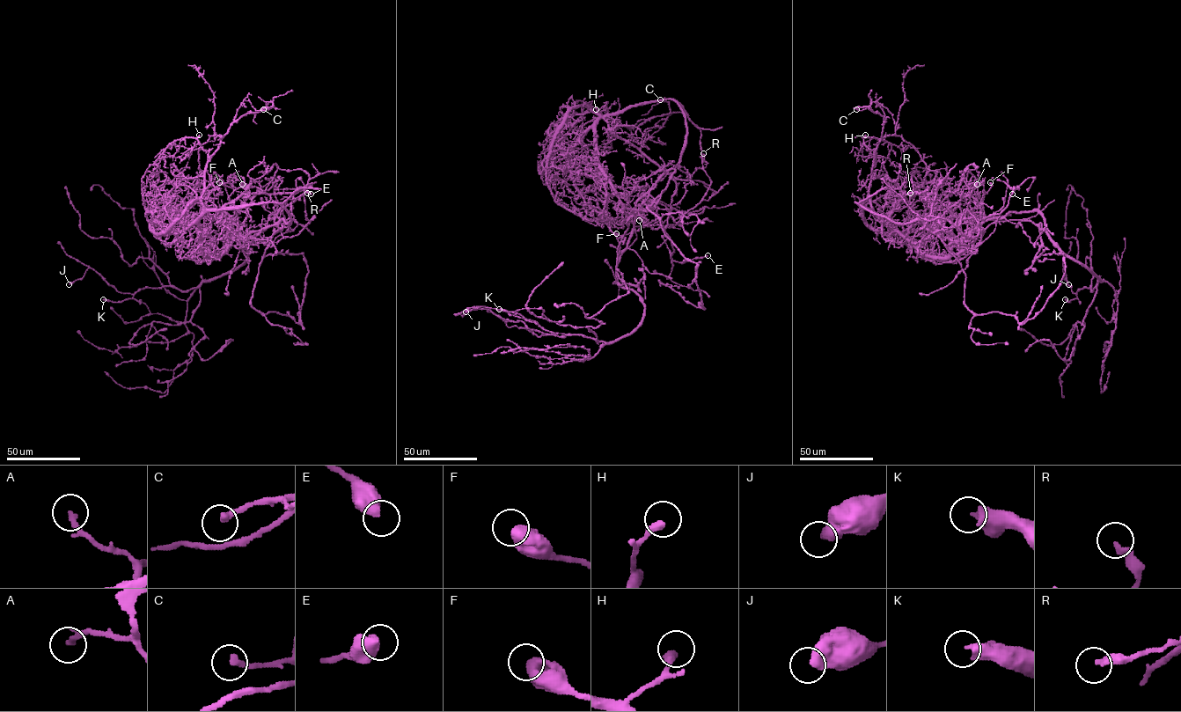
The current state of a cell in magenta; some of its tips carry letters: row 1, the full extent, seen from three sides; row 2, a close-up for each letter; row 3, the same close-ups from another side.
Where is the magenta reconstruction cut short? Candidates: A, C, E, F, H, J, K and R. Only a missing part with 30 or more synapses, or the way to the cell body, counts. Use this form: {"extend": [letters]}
{"extend": ["C", "K"]}

